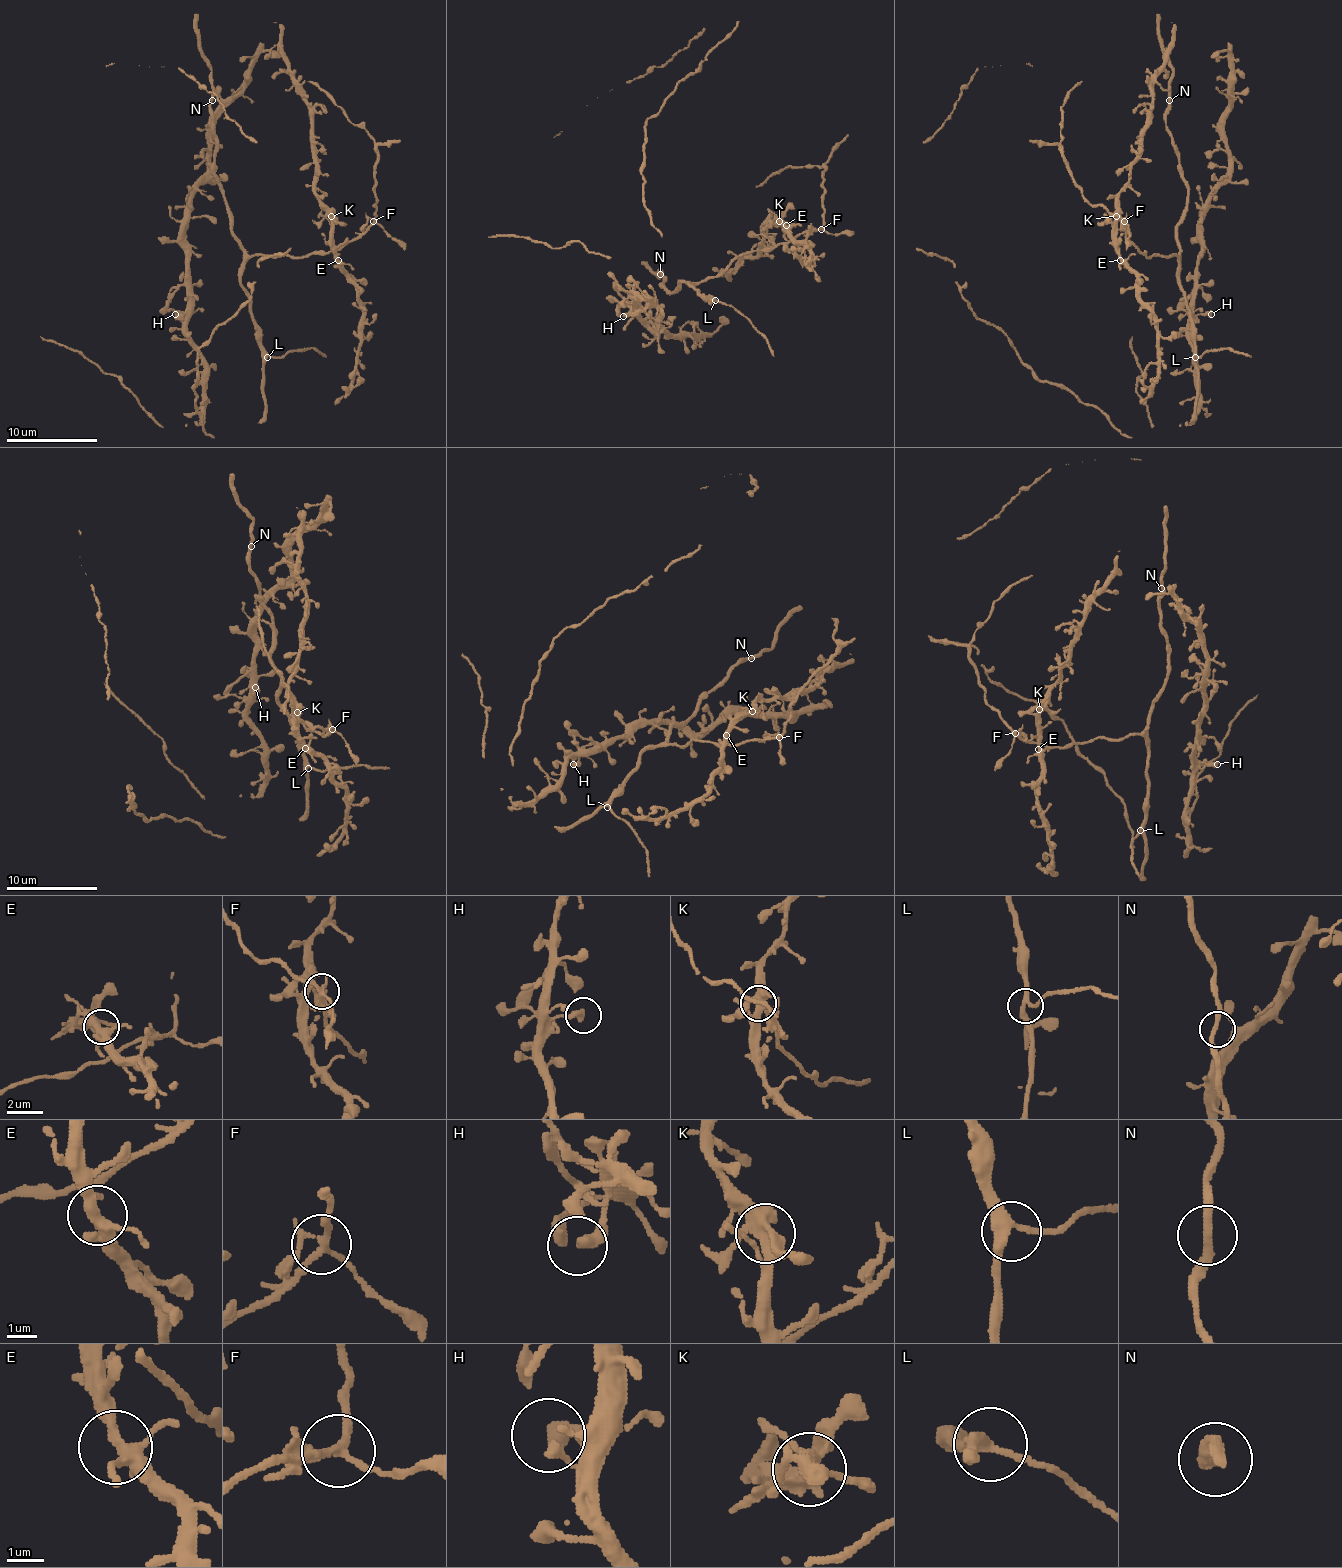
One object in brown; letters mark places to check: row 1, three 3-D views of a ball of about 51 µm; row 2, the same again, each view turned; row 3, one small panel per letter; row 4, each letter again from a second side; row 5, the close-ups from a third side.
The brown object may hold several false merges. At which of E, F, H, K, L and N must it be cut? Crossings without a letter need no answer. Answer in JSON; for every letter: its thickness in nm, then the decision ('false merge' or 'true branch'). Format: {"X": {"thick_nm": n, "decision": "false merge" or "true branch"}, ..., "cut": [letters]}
{"E": {"thick_nm": 360, "decision": "true branch"}, "F": {"thick_nm": 200, "decision": "false merge"}, "H": {"thick_nm": 300, "decision": "true branch"}, "K": {"thick_nm": 440, "decision": "true branch"}, "L": {"thick_nm": 280, "decision": "true branch"}, "N": {"thick_nm": 280, "decision": "true branch"}, "cut": ["F"]}

